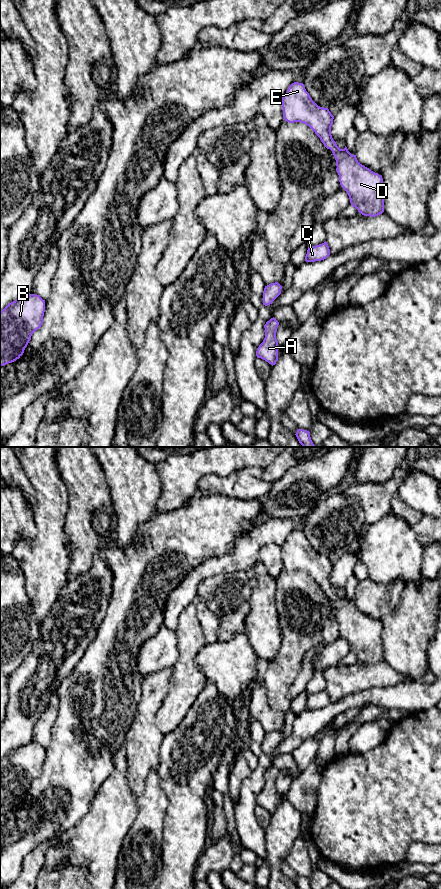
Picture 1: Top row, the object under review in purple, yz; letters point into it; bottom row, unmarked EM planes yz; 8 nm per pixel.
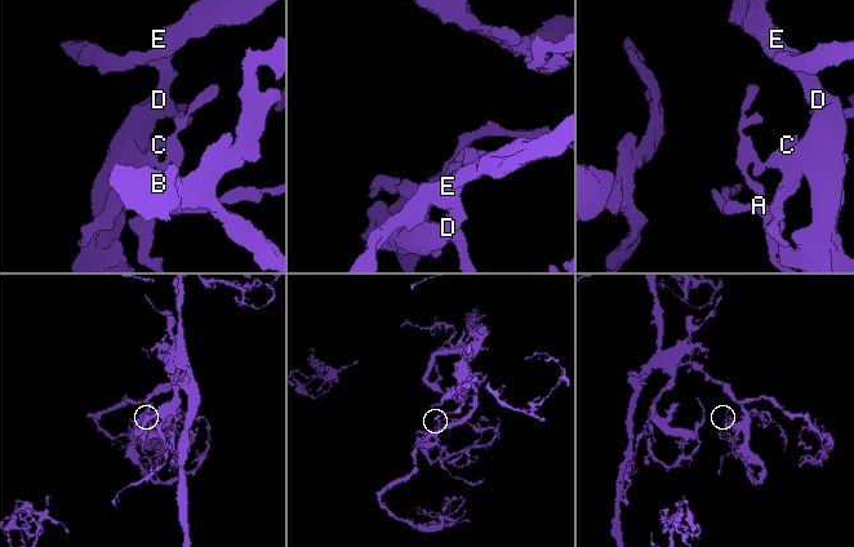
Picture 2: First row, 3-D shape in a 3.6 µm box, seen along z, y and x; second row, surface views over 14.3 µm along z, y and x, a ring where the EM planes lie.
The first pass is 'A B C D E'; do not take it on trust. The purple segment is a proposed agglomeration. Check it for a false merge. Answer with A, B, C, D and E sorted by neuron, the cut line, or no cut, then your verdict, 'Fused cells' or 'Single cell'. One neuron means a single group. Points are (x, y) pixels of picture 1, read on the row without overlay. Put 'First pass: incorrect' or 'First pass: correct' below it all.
Groups: A B C D E. No split. Single cell
First pass: correct

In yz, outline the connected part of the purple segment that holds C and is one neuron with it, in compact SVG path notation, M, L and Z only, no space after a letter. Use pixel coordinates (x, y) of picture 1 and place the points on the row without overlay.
M325 689L322 692L308 695L307 702L305 704L306 710L315 710L326 707L330 703L330 697Z

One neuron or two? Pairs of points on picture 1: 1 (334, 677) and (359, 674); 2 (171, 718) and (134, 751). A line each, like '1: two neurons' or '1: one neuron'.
1: one neuron
2: two neurons

